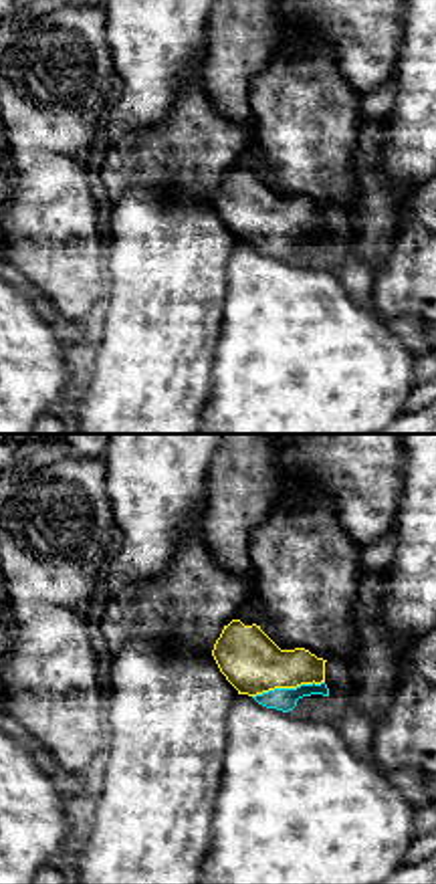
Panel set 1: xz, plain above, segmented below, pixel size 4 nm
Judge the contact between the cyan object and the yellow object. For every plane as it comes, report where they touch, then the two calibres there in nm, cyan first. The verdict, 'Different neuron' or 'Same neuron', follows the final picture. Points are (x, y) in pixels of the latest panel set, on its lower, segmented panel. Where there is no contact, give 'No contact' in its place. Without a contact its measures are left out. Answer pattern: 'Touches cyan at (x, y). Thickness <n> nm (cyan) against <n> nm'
Touches cyan at (287, 689). Thickness 100 nm (cyan) against 240 nm

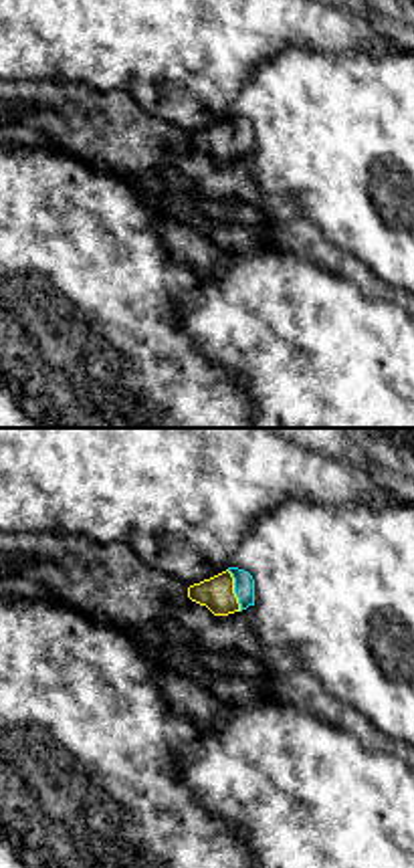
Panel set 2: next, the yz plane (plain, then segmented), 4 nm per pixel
Touches cyan at (235, 590). Thickness 80 nm (cyan) against 140 nm

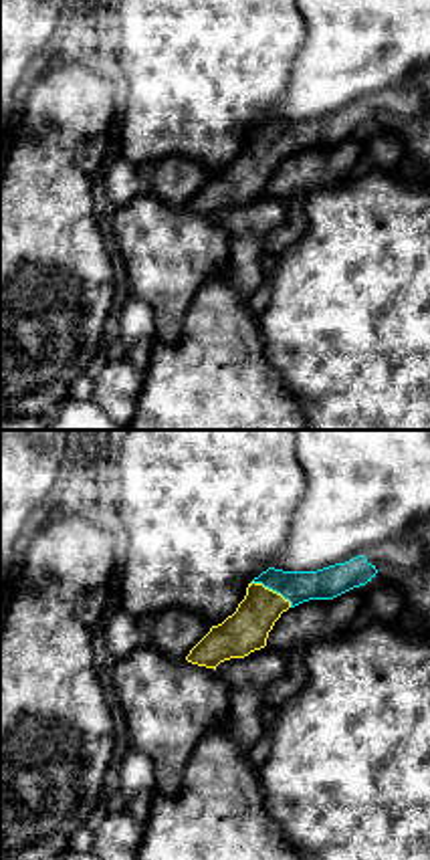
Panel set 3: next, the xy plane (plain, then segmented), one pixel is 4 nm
Touches cyan at (273, 590). Thickness 130 nm (cyan) against 170 nm

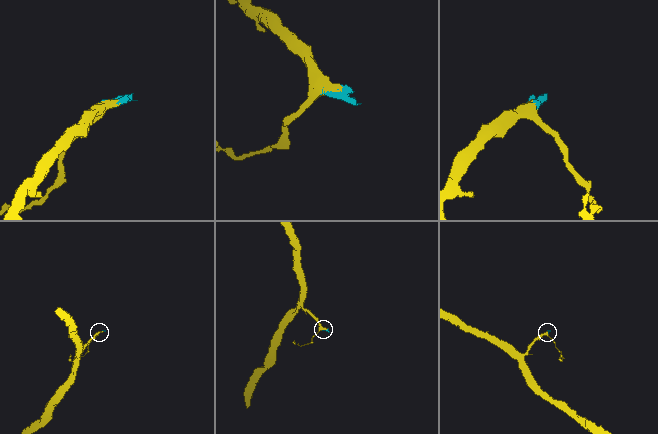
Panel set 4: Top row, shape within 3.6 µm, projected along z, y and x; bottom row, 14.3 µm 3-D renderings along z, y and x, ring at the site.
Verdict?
Same neuron

